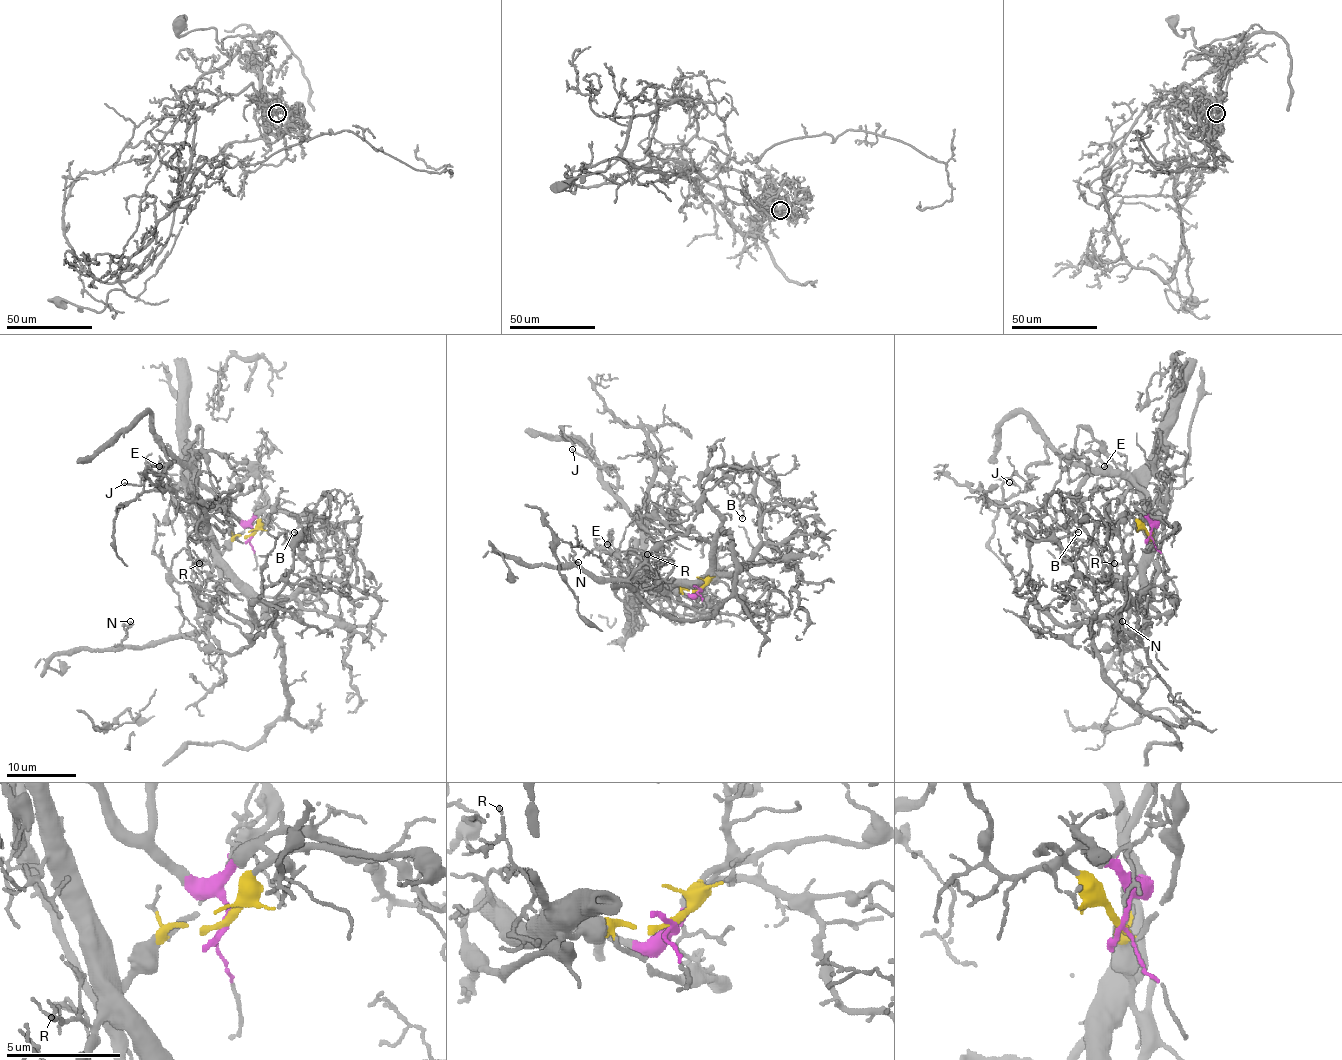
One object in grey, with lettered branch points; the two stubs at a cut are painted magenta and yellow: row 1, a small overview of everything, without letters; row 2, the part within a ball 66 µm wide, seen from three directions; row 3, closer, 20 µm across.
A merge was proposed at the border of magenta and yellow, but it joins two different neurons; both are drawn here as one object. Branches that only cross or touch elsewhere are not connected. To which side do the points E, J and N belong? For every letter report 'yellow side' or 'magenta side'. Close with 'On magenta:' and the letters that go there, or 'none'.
E: magenta side
J: magenta side
N: yellow side
On magenta: E, J

